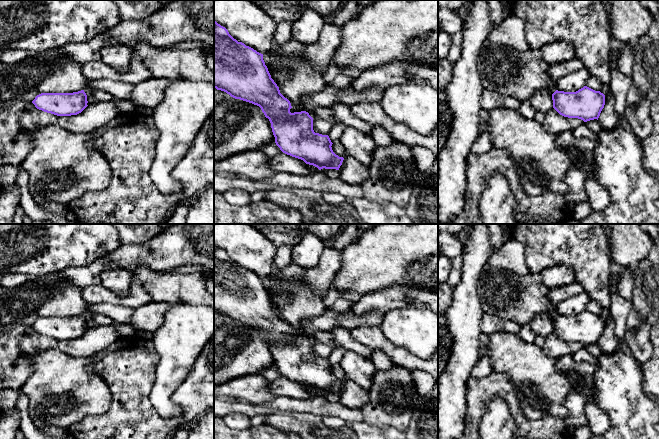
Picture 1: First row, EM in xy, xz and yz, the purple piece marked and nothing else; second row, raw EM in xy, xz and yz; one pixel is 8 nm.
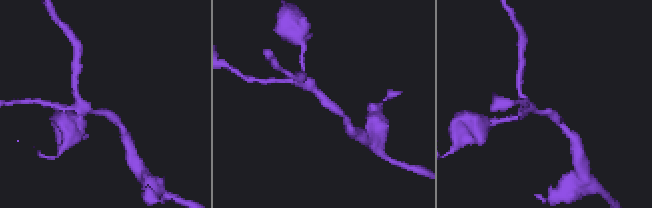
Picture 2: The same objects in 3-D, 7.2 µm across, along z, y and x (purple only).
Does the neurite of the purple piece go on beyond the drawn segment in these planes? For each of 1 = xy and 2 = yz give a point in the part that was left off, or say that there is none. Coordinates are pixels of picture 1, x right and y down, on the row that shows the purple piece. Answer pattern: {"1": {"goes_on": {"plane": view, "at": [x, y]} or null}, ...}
{"1": {"goes_on": null}, "2": {"goes_on": null}}

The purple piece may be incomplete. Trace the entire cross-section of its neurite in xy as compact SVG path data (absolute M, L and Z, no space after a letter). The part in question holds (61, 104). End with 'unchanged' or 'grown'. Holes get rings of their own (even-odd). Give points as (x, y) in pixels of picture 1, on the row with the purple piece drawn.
M84 90L73 93L41 93L32 103L37 109L57 116L77 115L88 106Z; unchanged

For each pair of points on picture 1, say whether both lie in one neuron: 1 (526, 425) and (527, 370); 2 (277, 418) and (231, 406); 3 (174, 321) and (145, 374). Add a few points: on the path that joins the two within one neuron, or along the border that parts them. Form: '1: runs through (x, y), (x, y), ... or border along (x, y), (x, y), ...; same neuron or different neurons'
1: border along (515, 396), (528, 419), (549, 416); different neurons
2: border along (289, 411), (273, 411), (265, 415); different neurons
3: border along (151, 341), (158, 354), (158, 365), (155, 375); different neurons

